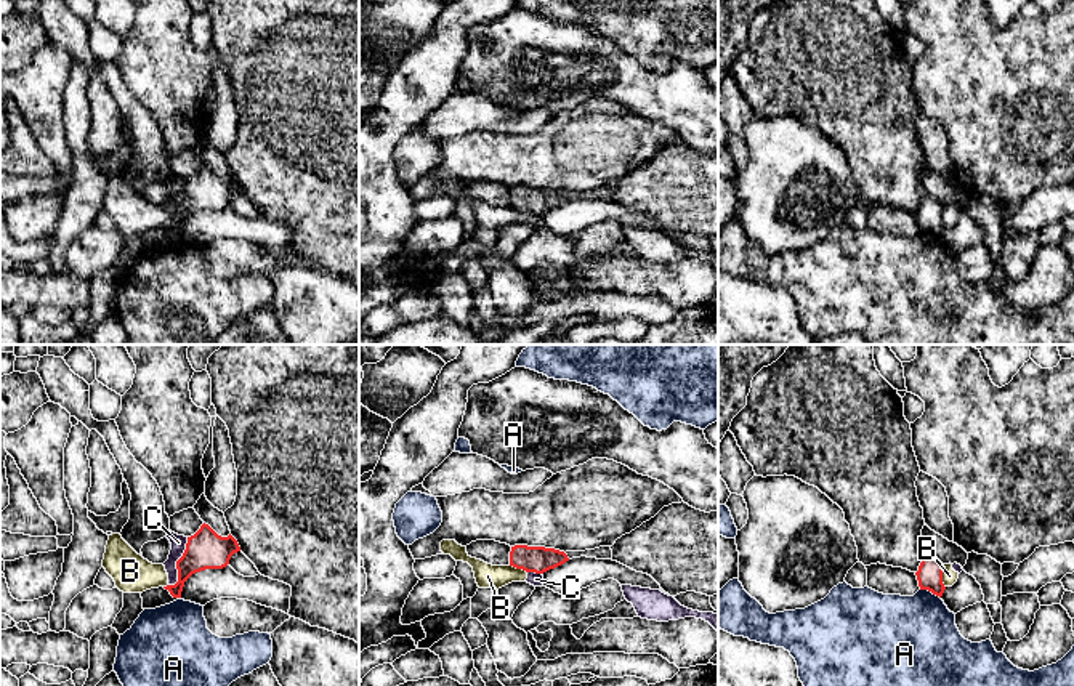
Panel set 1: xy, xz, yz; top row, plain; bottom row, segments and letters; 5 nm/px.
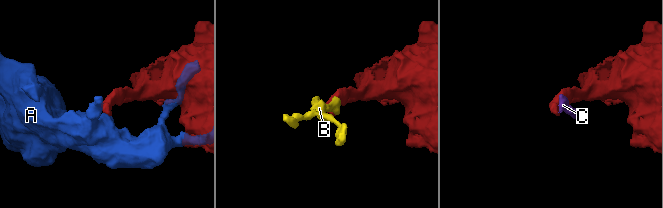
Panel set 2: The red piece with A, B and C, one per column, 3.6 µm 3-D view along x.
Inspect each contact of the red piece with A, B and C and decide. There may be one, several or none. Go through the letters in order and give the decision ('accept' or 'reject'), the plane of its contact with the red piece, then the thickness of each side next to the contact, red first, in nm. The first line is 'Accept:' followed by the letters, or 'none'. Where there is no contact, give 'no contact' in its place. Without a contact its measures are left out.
Accept: none
A: reject; meets red in yz; 130 nm thick on the red side, 420 nm on the other
B: reject; meets red in yz; 130 nm thick on the red side, 80 nm on the other
C: reject; meets red in xy; 190 nm thick on the red side, 80 nm on the other

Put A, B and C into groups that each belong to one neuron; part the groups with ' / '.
A / B C

